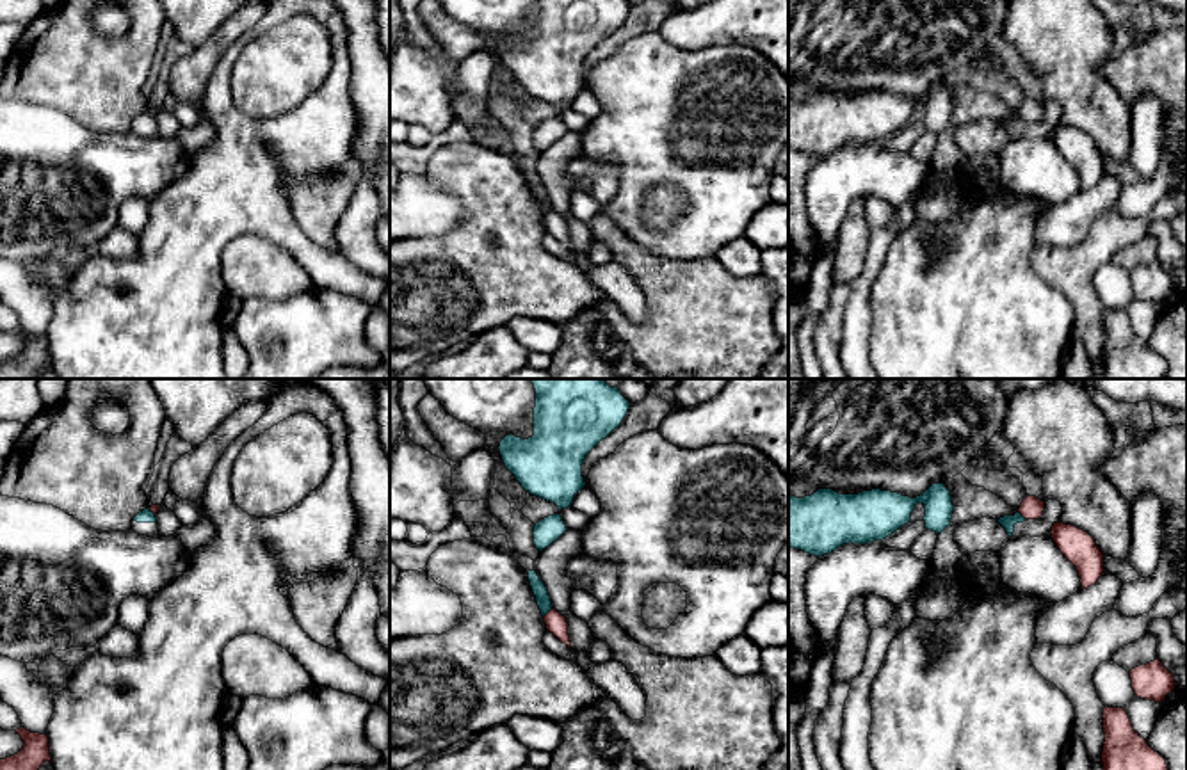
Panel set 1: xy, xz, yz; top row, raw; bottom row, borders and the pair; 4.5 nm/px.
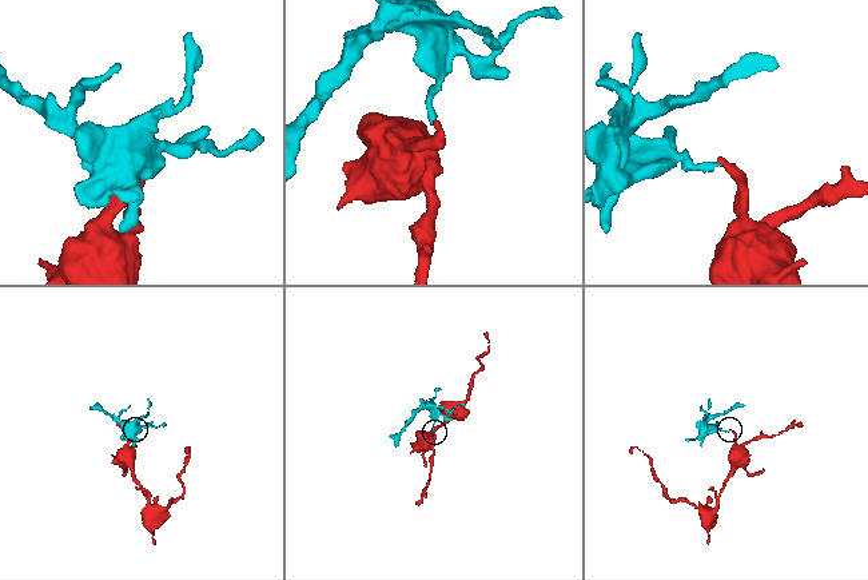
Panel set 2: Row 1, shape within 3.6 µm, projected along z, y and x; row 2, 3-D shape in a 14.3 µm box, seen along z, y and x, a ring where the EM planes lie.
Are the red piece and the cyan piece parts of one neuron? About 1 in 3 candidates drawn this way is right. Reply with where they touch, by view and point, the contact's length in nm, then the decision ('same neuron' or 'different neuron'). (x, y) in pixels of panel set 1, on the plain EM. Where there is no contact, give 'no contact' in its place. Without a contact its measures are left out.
meets red in xz at (549, 214); contact 60 nm long; different neuron

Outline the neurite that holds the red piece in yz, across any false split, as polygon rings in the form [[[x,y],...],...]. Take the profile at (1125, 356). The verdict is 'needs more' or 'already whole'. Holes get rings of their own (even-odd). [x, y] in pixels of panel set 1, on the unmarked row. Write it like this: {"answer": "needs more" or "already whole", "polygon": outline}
{"answer": "already whole", "polygon": [[[1103,309],[1103,379],[1166,379],[1166,361],[1155,354],[1139,334],[1134,333],[1132,324],[1123,309]]]}

